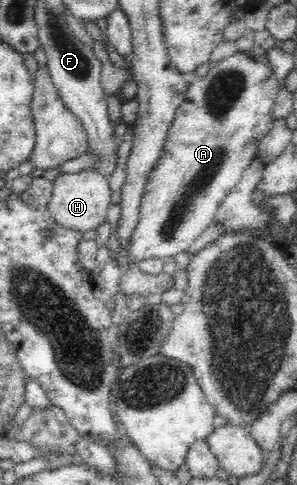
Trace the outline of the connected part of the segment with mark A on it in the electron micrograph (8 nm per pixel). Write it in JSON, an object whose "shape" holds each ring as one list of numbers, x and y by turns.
{"shape":[[239,50,213,62,203,78,191,80,185,101,177,108,167,132,157,166,149,172,141,198,138,226,132,232,124,254,129,266,147,258,167,259,185,253,191,243,213,225,222,200,236,187,245,168,257,158,259,144,255,145,256,141,261,141,274,125,273,104,280,83,264,59,253,58]]}

